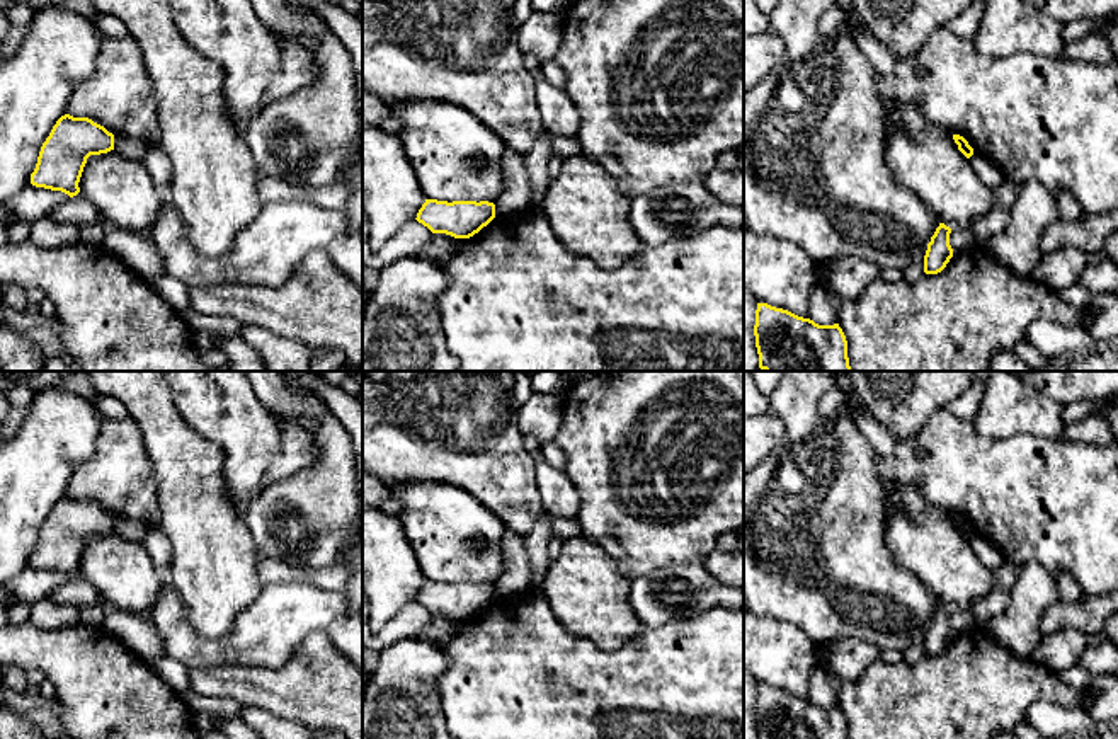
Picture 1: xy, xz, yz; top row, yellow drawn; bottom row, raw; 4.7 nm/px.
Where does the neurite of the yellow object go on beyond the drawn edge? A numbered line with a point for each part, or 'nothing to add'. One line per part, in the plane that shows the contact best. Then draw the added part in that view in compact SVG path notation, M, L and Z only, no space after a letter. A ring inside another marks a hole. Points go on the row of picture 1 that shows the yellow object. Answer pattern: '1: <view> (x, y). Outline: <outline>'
nothing to add

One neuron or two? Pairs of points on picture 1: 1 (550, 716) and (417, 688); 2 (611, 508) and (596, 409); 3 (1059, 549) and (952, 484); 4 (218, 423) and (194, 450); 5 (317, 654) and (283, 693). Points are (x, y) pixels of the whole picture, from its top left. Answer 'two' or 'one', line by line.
1: two
2: one
3: one
4: two
5: one

